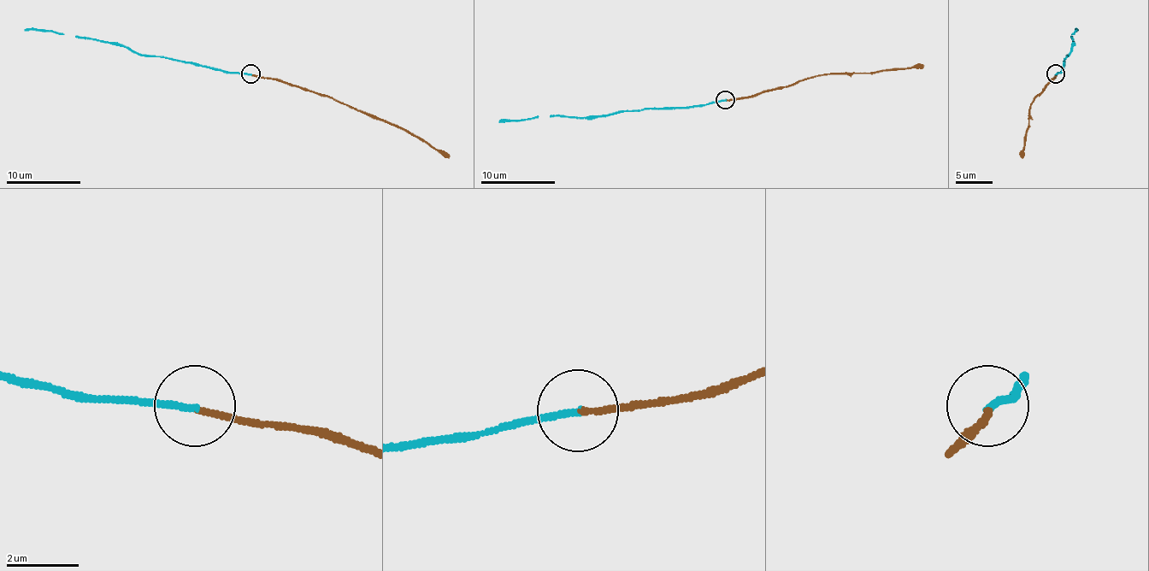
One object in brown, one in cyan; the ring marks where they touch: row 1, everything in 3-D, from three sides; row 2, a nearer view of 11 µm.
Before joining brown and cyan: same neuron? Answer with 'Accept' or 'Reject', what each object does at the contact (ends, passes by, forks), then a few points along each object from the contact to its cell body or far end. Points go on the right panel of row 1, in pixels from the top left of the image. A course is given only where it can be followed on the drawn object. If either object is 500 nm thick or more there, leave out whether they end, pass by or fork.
Accept. At the ring brown ends. At the ring cyan ends. Course of brown: (1055, 75), (1031, 103), (1022, 158). Course of cyan: (1055, 73), (1058, 73), (1064, 66), (1074, 42), (1072, 34), (1077, 31)

